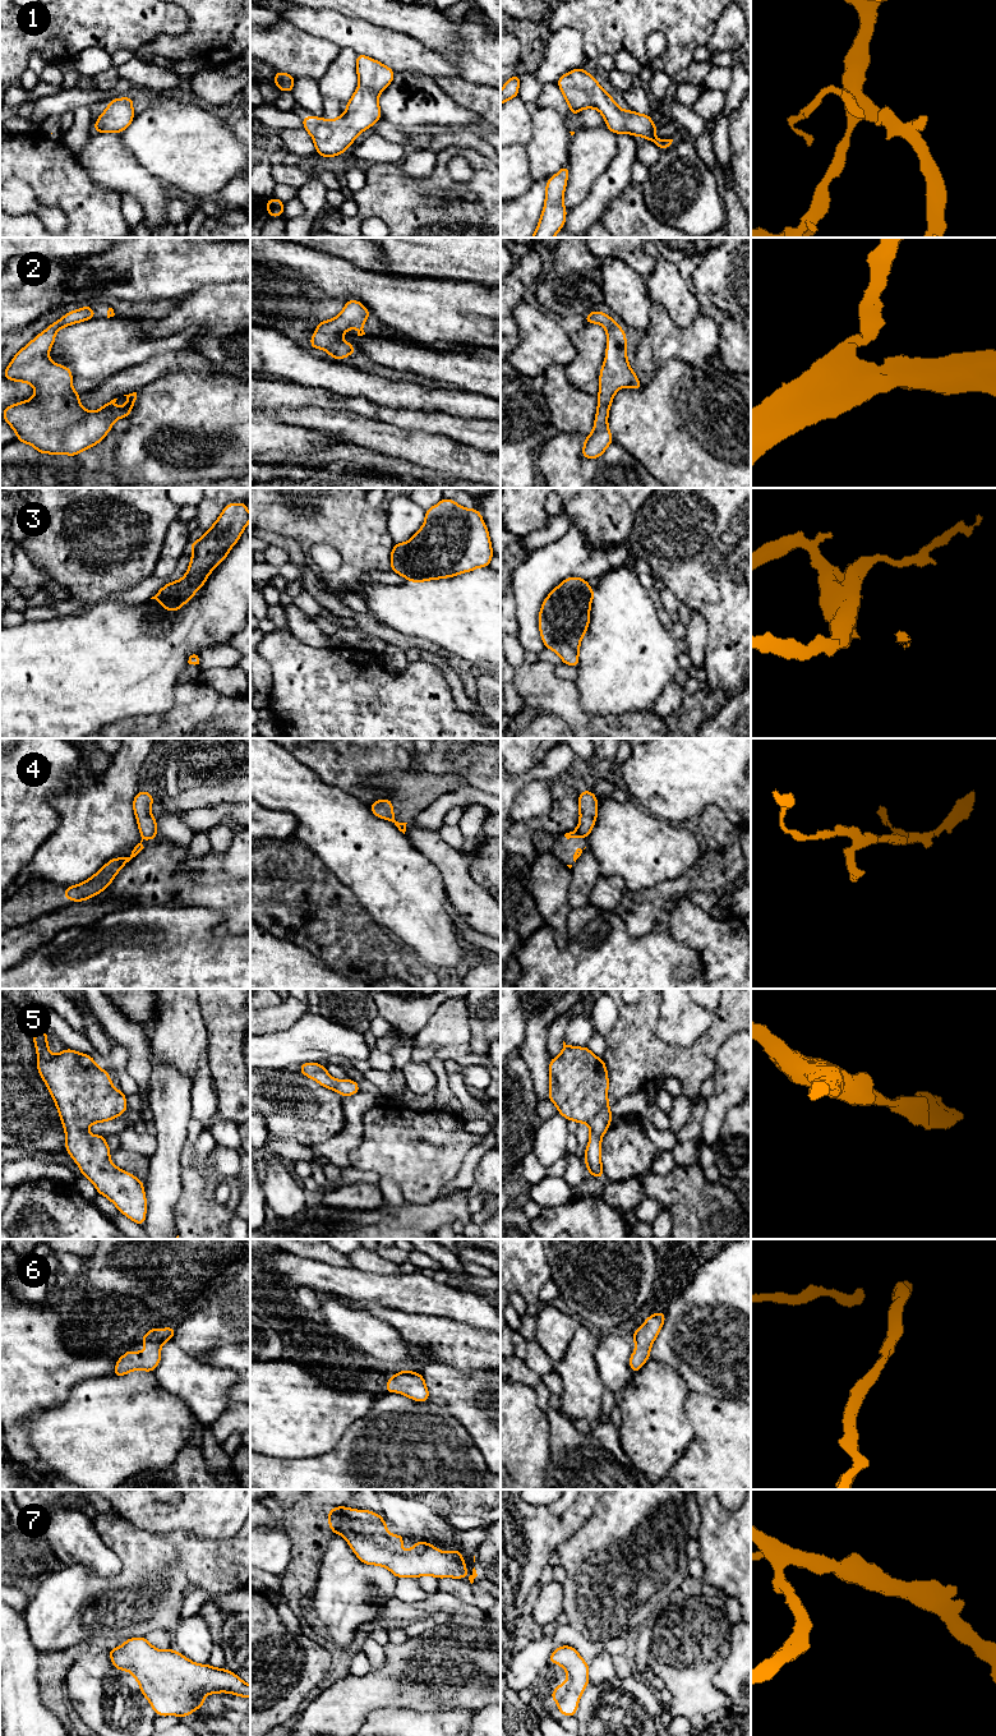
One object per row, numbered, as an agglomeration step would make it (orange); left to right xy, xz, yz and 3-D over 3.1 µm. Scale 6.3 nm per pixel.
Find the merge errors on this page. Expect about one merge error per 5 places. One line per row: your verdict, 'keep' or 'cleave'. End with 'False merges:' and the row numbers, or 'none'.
1: keep
2: keep
3: cleave
4: cleave
5: keep
6: keep
7: keep
False merges: 3, 4

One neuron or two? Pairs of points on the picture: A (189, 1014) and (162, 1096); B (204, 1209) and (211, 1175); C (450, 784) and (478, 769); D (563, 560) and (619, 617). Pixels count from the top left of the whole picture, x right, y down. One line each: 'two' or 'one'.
A: two
B: two
C: two
D: two

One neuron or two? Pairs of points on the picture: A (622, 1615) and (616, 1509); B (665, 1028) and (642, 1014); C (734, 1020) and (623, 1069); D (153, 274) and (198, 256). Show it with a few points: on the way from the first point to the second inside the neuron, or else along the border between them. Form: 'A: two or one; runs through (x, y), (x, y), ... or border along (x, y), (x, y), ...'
A: one; runs through (621, 1588), (621, 1557), (617, 1547), (617, 1536)
B: two; border along (662, 1002), (656, 1021), (656, 1035), (674, 1045)
C: one; runs through (706, 1045), (692, 1059), (651, 1059)
D: one; runs through (165, 262), (171, 256), (187, 256)

